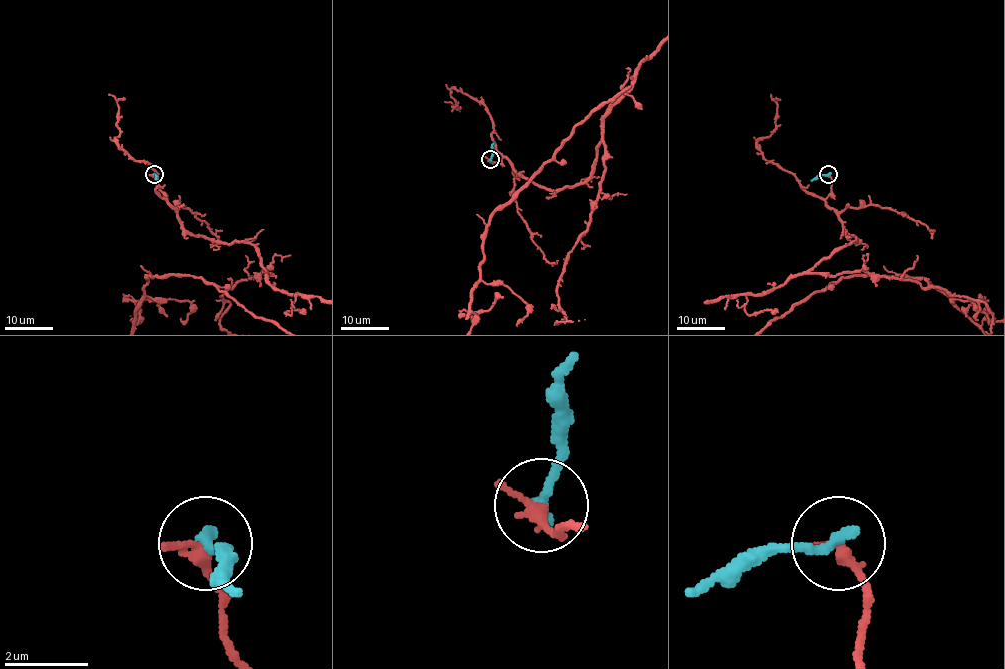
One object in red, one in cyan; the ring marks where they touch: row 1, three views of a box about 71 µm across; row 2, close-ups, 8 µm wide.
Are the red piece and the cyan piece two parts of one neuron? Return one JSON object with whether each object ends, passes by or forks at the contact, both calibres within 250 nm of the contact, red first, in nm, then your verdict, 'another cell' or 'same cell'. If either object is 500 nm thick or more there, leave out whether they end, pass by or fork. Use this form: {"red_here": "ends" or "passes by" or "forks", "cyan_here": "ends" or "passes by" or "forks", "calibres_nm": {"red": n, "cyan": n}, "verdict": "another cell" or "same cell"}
{"red_here": "ends", "cyan_here": "ends", "calibres_nm": {"red": 320, "cyan": 280}, "verdict": "another cell"}

